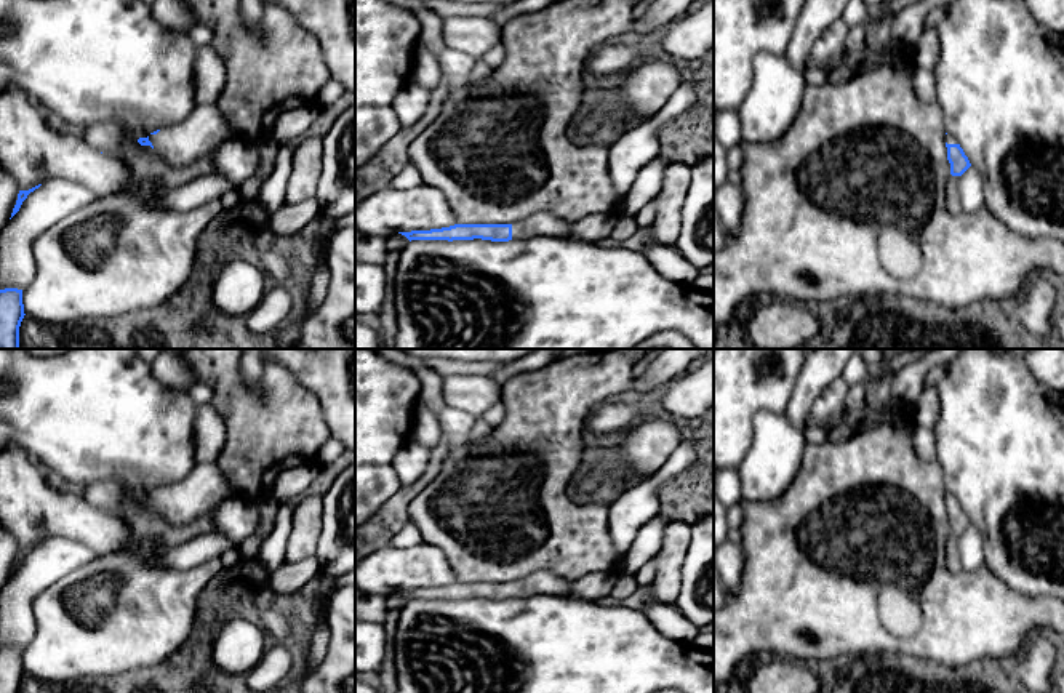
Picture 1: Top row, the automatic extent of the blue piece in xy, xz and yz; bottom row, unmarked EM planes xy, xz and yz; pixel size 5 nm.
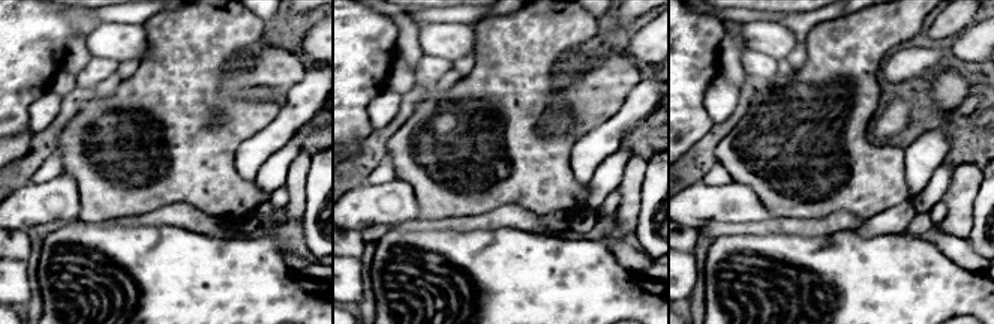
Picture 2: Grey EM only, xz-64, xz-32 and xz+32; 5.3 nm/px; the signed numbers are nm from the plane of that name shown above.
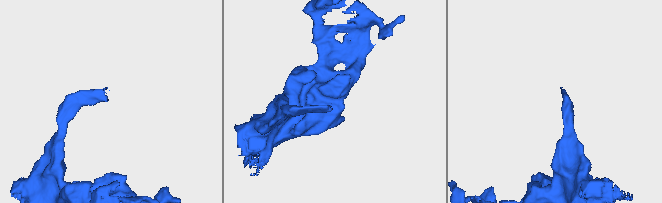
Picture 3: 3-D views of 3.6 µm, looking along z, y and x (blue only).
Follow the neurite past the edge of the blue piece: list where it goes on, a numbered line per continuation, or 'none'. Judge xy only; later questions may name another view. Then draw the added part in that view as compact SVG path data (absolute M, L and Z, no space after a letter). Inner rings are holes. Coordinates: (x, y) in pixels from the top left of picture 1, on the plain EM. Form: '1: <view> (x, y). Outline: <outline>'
1: xy (204, 488). Outline: M216 463L195 464L184 480L149 493L154 507L171 525L187 525L229 496L226 479Z

